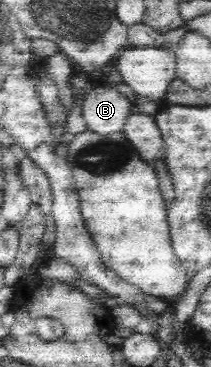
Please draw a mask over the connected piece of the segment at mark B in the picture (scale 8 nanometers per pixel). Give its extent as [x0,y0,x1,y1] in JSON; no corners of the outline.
[82,85,133,136]

